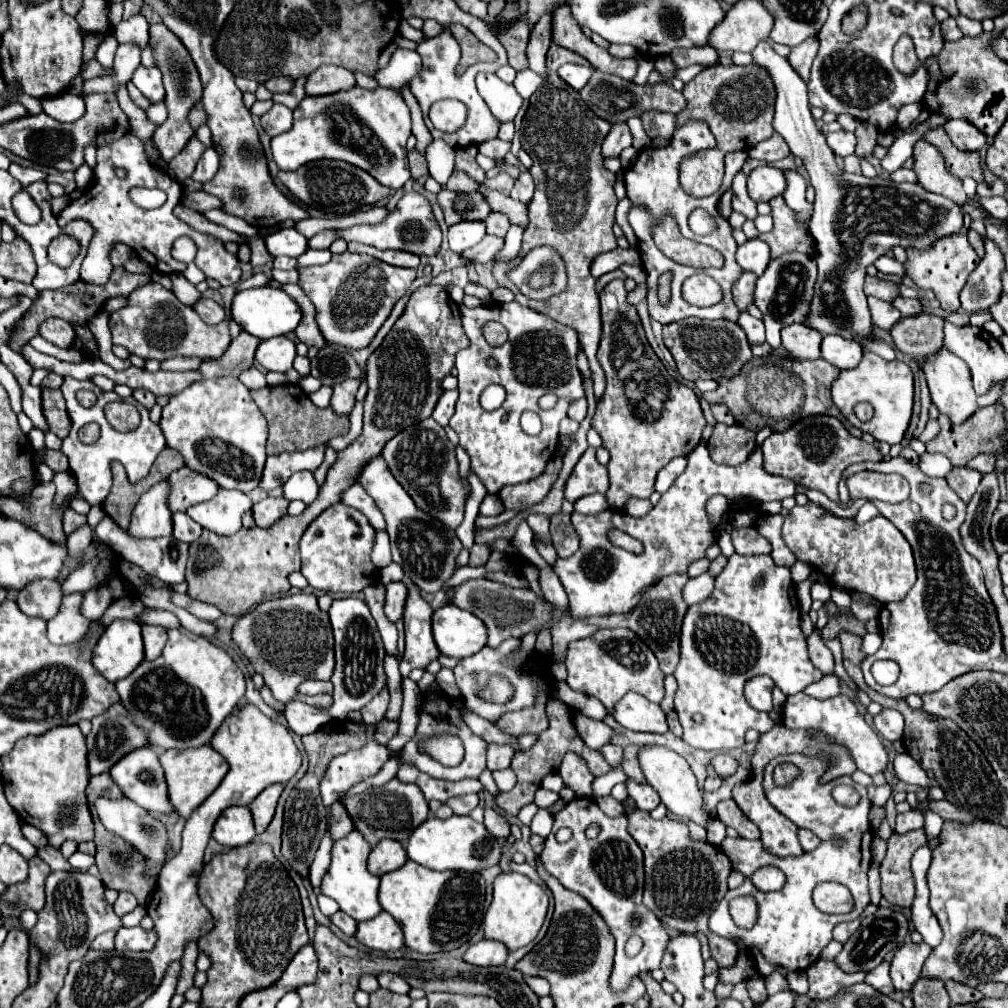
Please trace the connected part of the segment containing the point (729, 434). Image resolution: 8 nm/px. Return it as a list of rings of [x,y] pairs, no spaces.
[[[716,423],[712,437],[708,439],[710,457],[716,463],[740,465],[756,449],[756,431],[744,429],[740,425],[722,425]]]

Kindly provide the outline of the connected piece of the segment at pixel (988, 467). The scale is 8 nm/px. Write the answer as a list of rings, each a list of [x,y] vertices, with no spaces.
[[[976,455],[974,459],[970,459],[970,461],[966,463],[966,467],[976,469],[976,471],[980,471],[982,475],[986,475],[986,473],[992,473],[992,471],[994,471],[994,461],[996,461],[994,455]]]

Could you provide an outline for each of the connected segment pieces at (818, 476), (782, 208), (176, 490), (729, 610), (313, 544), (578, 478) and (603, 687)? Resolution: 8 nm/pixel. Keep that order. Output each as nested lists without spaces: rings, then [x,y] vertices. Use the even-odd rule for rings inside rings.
[[[828,415],[802,417],[788,431],[772,433],[760,445],[760,449],[764,453],[762,467],[766,473],[792,479],[796,483],[796,493],[816,489],[828,499],[838,499],[838,481],[848,465],[862,461],[882,461],[882,455],[874,445],[852,437],[842,421]]]
[[[774,197],[770,201],[772,207],[772,219],[774,219],[774,229],[770,233],[762,233],[760,239],[766,241],[772,249],[772,241],[774,241],[774,257],[788,251],[800,251],[806,255],[814,255],[814,239],[806,229],[800,229],[796,219],[794,219],[794,211],[784,203],[782,197]]]
[[[188,467],[174,471],[168,481],[172,485],[168,501],[172,511],[186,511],[190,505],[208,501],[220,489],[214,479],[208,479],[206,475],[200,475],[198,471],[192,471]]]
[[[734,553],[716,577],[712,597],[688,609],[680,641],[682,655],[674,673],[678,681],[676,711],[684,727],[682,739],[698,749],[742,747],[748,729],[766,733],[774,727],[768,713],[754,711],[742,695],[744,683],[754,675],[772,677],[784,695],[800,693],[806,685],[824,677],[808,661],[790,569],[774,565],[770,555],[744,557]],[[760,575],[764,575],[764,583],[756,585]],[[694,713],[702,715],[700,723],[692,719]]]
[[[336,503],[322,511],[316,521],[308,525],[300,539],[300,555],[302,555],[302,575],[308,583],[326,593],[360,593],[370,583],[378,583],[378,567],[370,561],[372,543],[376,537],[376,529],[370,525],[364,513]]]
[[[586,449],[586,453],[578,459],[572,475],[566,481],[564,497],[568,501],[576,501],[590,493],[606,493],[610,487],[608,471],[604,465],[600,465],[594,457],[594,449]]]
[[[600,629],[592,637],[572,641],[568,645],[564,663],[568,669],[566,683],[574,691],[598,697],[608,715],[612,715],[612,709],[628,691],[636,691],[654,703],[664,699],[664,673],[660,671],[658,661],[648,645],[630,629]]]

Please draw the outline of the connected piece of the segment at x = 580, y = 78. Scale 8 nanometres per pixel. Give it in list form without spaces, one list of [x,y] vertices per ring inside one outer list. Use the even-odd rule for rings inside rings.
[[[566,63],[566,65],[562,65],[562,67],[558,69],[558,75],[560,75],[570,87],[574,87],[576,91],[580,91],[580,89],[588,83],[588,79],[590,79],[590,75],[592,75],[592,69],[590,69],[590,67],[582,67],[582,65]]]

